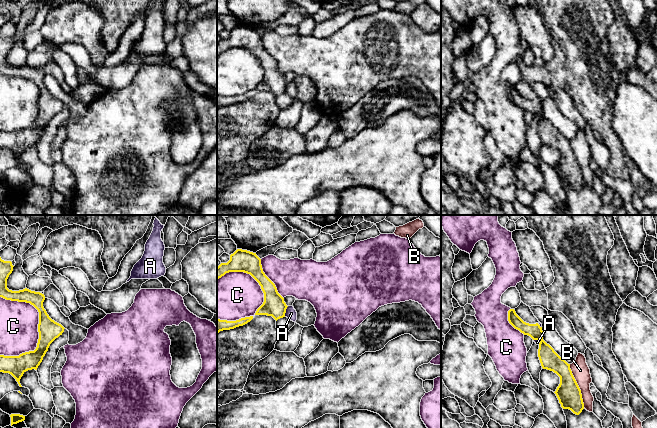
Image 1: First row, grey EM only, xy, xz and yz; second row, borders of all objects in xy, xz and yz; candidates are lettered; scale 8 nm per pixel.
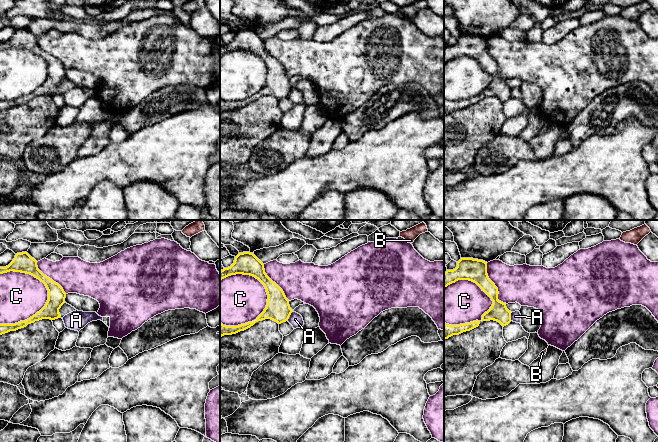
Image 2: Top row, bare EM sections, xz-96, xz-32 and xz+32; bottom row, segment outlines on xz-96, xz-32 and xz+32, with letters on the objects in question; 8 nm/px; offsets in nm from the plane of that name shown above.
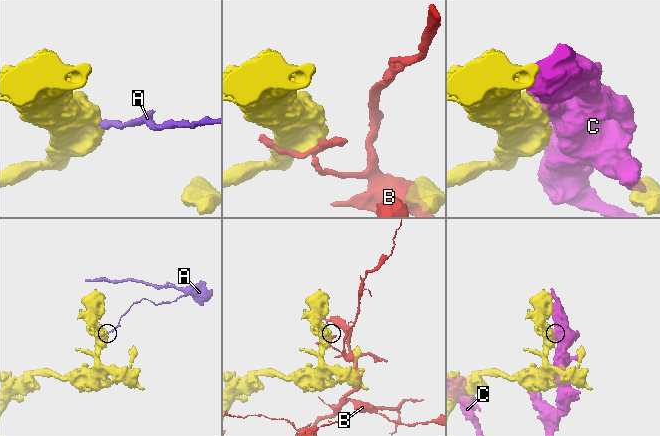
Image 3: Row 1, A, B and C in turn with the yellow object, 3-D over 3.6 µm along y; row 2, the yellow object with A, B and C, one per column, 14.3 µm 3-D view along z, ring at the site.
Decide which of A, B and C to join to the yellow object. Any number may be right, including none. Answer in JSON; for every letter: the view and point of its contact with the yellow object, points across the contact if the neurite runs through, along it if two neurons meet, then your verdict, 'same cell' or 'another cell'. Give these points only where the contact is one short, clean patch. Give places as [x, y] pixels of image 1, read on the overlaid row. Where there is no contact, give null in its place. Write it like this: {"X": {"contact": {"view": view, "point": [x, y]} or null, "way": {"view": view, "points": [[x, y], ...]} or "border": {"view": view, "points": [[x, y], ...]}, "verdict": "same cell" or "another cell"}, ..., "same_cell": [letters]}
{"A": {"contact": {"view": "xz", "point": [285, 311]}, "border": {"view": "xz", "points": [[288, 306], [284, 316]]}, "verdict": "another cell"}, "B": {"contact": {"view": "yz", "point": [578, 386]}, "verdict": "another cell"}, "C": {"contact": {"view": "xy", "point": [38, 311]}, "verdict": "another cell"}, "same_cell": []}

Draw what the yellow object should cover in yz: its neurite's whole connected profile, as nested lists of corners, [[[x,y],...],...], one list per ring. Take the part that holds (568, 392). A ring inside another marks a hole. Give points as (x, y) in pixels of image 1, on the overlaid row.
[[[514,309],[508,311],[508,321],[524,335],[538,340],[538,357],[543,369],[553,371],[560,377],[560,384],[554,392],[563,409],[569,409],[579,415],[584,409],[581,390],[572,374],[570,364],[562,359],[554,349],[543,340],[542,327],[536,324],[524,322]]]

